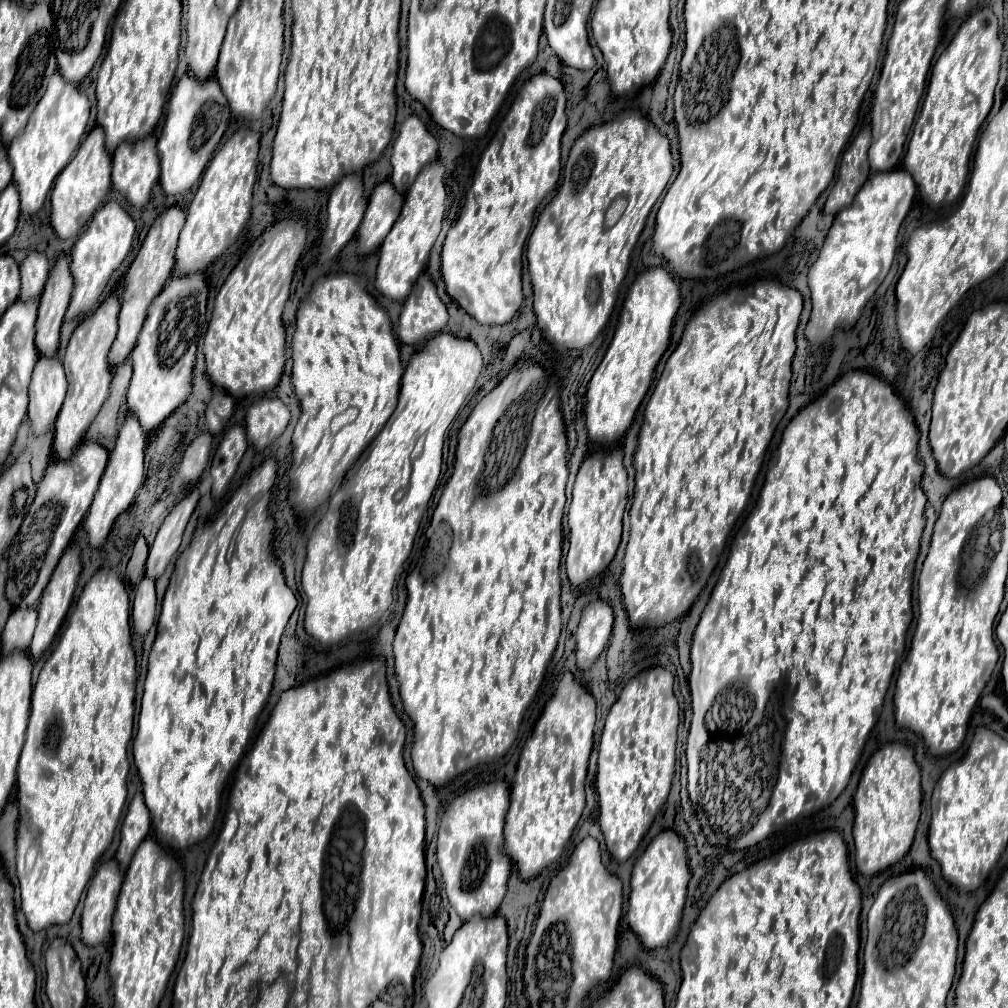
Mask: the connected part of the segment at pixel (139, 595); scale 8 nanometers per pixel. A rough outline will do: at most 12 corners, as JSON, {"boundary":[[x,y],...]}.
{"boundary":[[155,580],[135,590],[133,628],[145,636],[155,622]]}

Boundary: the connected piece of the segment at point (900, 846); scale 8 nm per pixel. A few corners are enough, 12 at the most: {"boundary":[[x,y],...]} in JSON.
{"boundary":[[879,748],[853,804],[857,870],[873,876],[913,844],[915,752]]}

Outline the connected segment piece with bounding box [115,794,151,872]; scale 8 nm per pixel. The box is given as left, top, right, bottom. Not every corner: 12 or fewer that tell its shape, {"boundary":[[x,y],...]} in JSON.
{"boundary":[[135,794],[121,826],[121,872],[151,828],[143,794]]}

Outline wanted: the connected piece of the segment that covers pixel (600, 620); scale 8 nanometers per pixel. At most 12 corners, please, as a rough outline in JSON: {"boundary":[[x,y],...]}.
{"boundary":[[591,602],[577,628],[577,666],[589,670],[609,642],[613,610]]}

